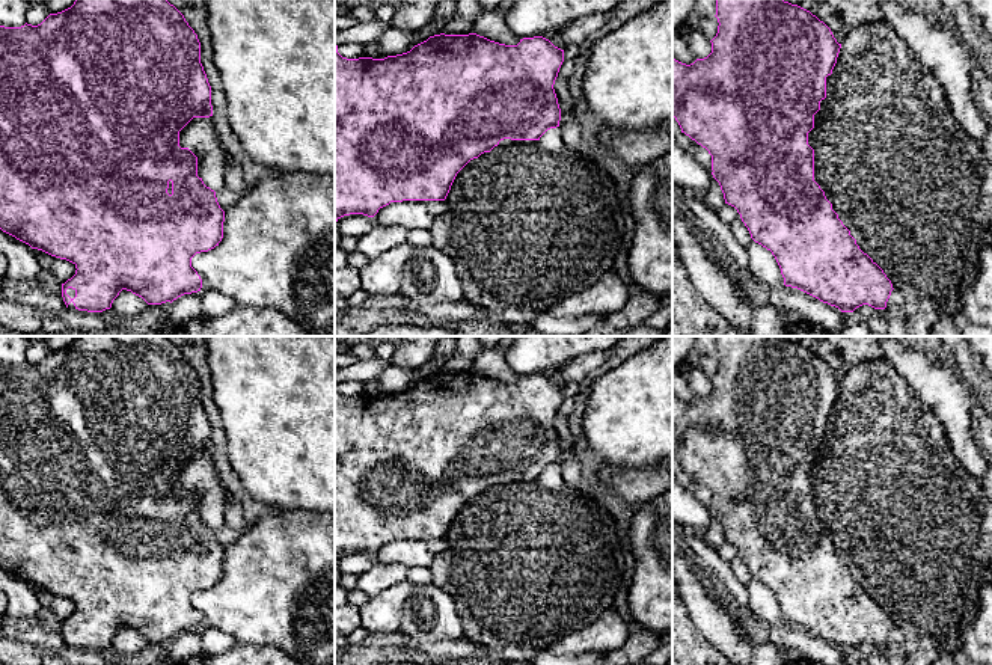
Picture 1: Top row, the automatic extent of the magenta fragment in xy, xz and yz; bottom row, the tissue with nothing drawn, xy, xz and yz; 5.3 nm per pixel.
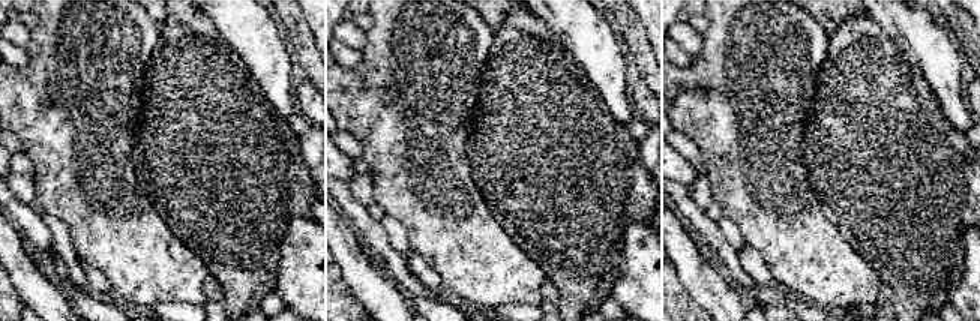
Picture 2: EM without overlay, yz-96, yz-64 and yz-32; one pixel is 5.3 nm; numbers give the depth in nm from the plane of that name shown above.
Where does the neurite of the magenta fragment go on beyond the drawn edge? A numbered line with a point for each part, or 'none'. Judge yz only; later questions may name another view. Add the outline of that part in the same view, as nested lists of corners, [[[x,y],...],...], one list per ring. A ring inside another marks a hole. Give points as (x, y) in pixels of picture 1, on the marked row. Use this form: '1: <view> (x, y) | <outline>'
none

